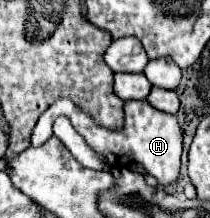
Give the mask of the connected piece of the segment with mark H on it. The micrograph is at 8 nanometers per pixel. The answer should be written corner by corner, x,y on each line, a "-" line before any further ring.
60,98
36,122
34,132
32,132
32,140
30,140
32,146
42,146
52,136
52,124
54,124
54,120
58,116
66,116
72,122
74,130
80,136
84,136
86,144
94,152
106,156
110,164
116,164
116,158
126,156
128,162
138,162
140,166
144,166
144,170
148,174
152,174
158,180
160,186
166,186
166,184
174,182
178,178
178,174
180,174
182,130
180,130
178,122
176,122
176,116
152,108
146,100
142,100
142,102
140,100
132,100
132,102
128,100
124,104
124,118
126,118
124,120
124,128
116,132
116,130
108,130
108,128
102,128
102,126
94,124
92,118
84,110
76,108
76,104
72,104
72,100

